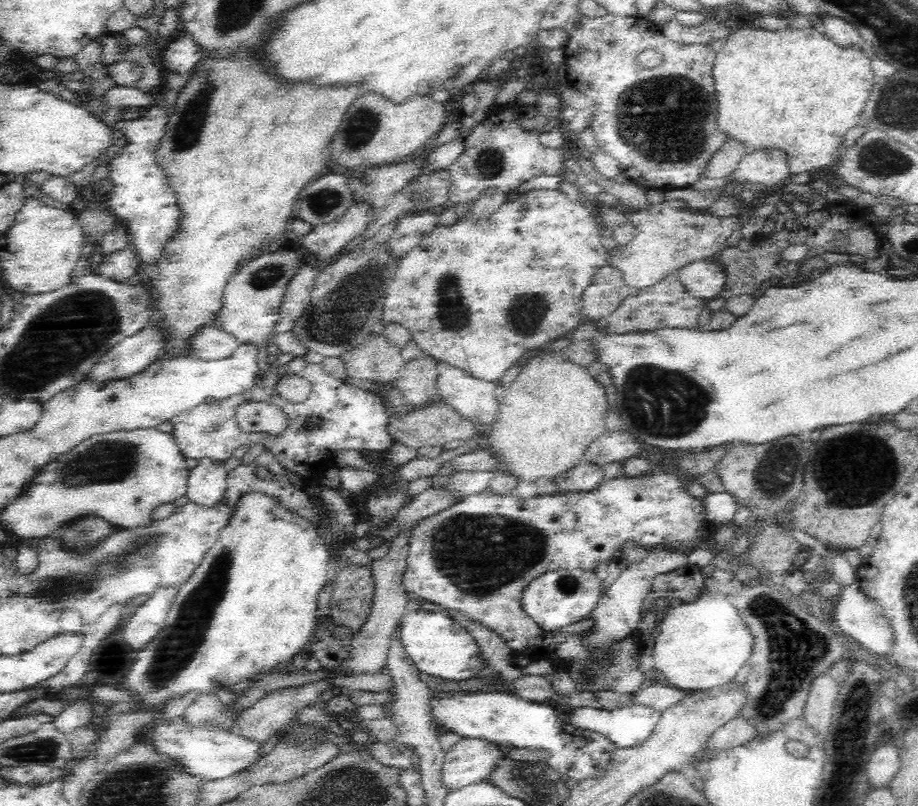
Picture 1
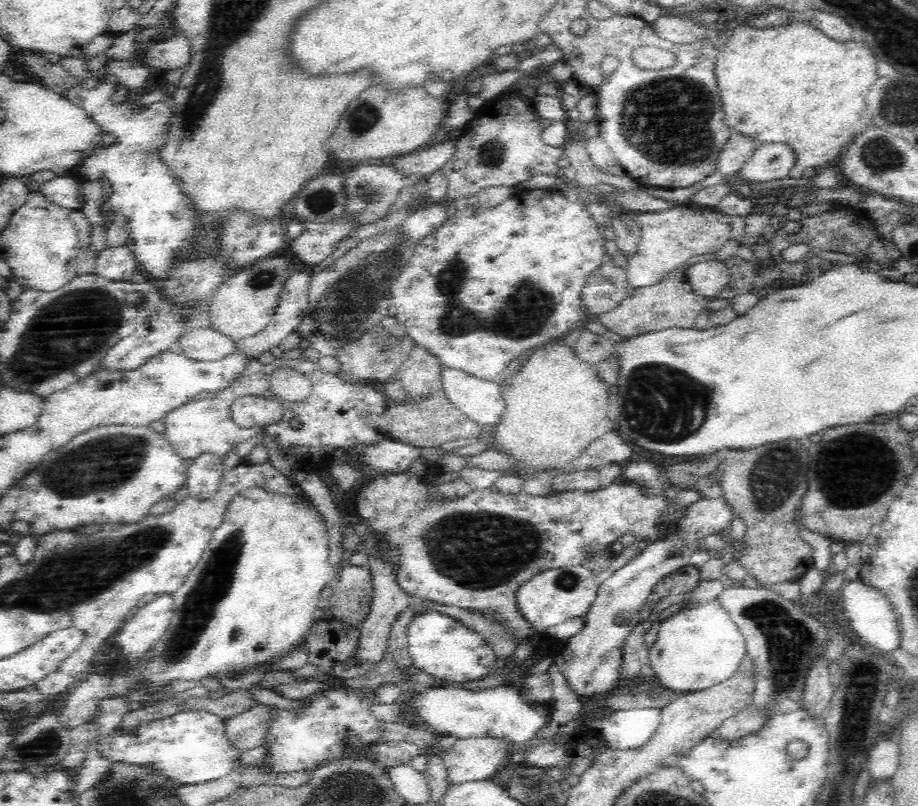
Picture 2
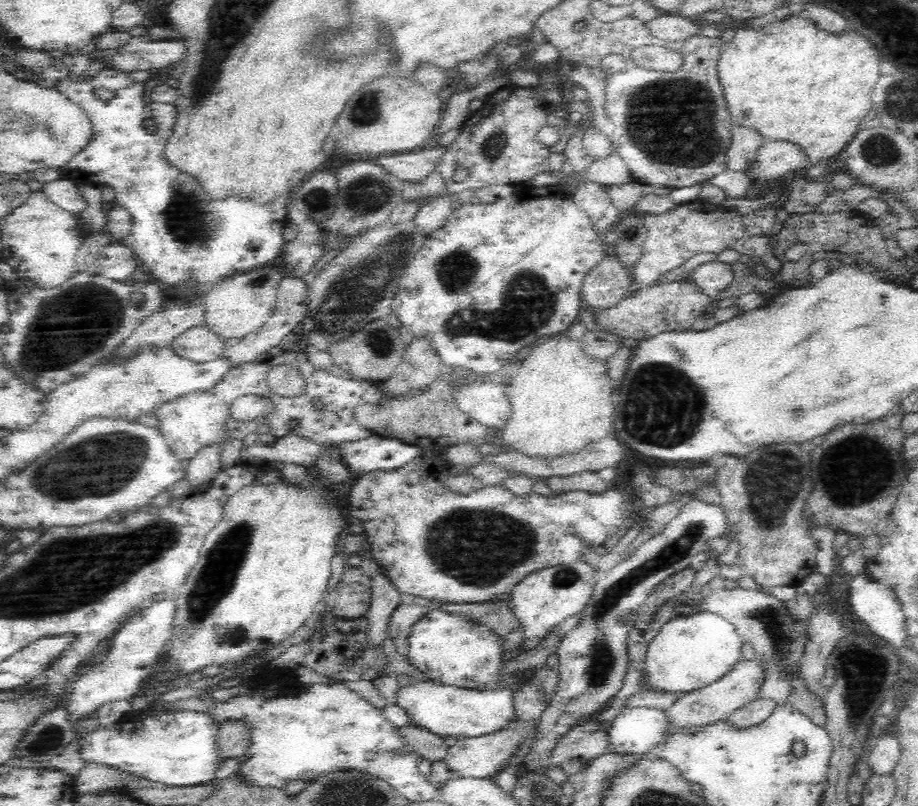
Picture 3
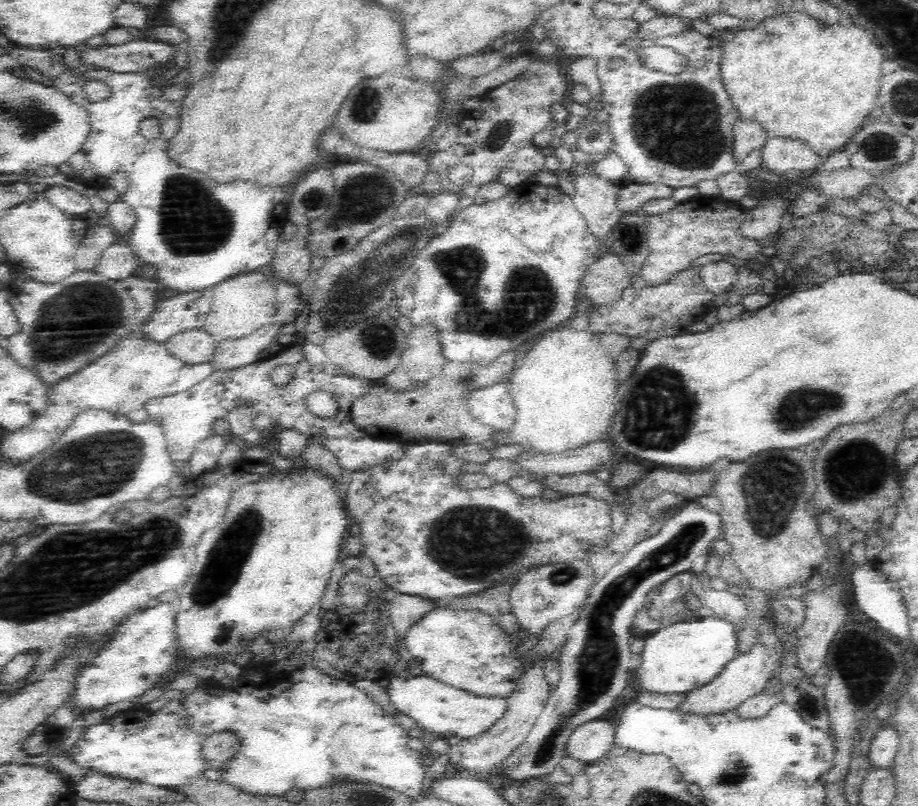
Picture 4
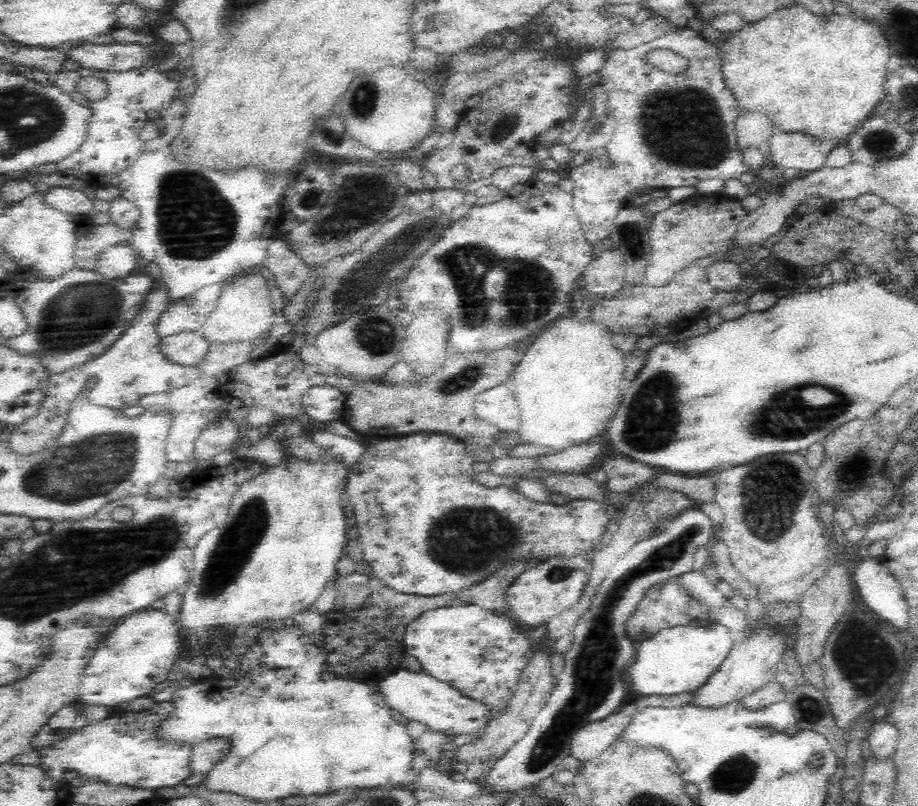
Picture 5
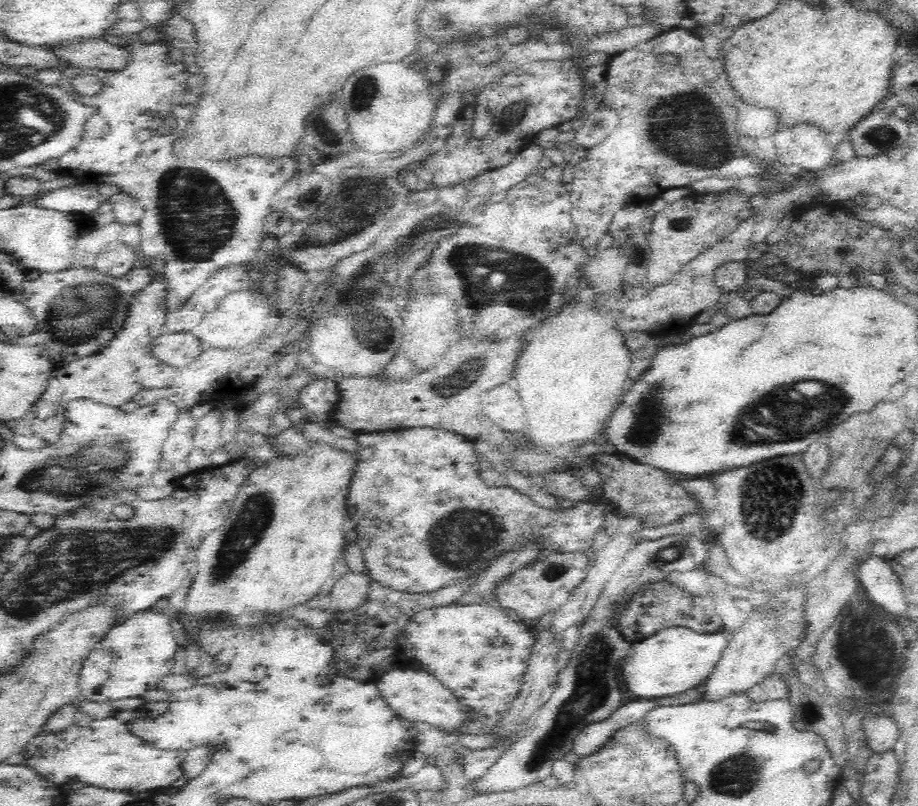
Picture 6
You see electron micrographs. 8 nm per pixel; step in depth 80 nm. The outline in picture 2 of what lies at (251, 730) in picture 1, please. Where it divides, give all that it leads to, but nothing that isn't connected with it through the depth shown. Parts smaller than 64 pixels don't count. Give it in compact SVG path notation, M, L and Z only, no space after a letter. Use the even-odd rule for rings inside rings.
M256 703L250 710L242 711L225 719L224 734L238 752L258 748L265 735L266 720L271 720L271 705Z

